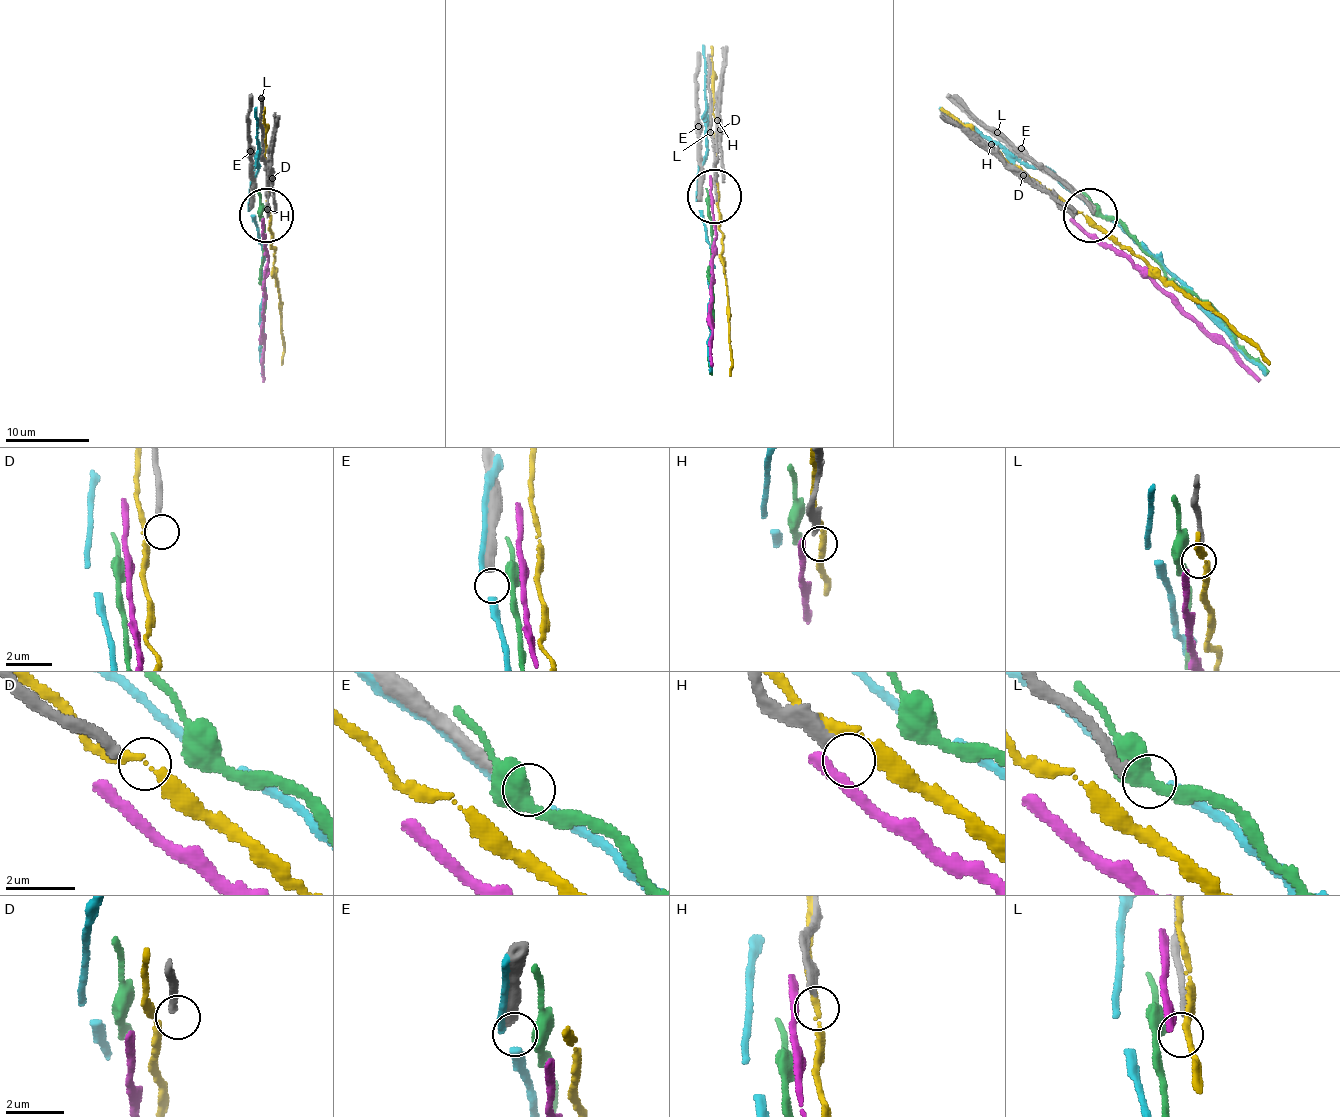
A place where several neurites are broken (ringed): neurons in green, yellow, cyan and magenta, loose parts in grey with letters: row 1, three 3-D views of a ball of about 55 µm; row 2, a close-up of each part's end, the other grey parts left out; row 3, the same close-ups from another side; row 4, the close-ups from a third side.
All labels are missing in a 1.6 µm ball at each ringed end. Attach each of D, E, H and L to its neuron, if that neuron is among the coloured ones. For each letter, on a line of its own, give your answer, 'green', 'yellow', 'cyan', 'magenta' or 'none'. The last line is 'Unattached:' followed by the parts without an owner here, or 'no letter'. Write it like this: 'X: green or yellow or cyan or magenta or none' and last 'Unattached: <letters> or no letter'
D: none
E: none
H: none
L: none
Unattached: D, E, H, L

